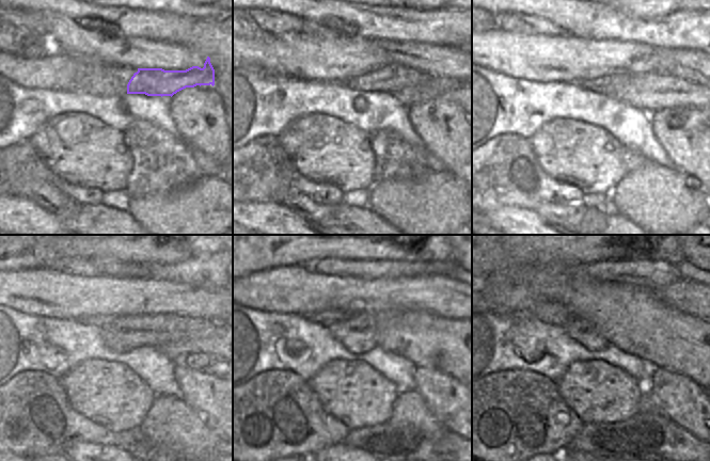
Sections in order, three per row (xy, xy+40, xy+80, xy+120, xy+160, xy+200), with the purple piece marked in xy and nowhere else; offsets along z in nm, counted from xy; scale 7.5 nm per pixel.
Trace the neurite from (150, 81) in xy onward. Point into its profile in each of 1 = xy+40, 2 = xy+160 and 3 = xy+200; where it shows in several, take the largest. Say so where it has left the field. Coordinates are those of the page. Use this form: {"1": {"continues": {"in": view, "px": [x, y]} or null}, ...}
{"1": {"continues": {"in": "xy+40", "px": [389, 79]}}, "2": {"continues": {"in": "xy+160", "px": [329, 317]}}, "3": {"continues": {"in": "xy+200", "px": [548, 311]}}}

